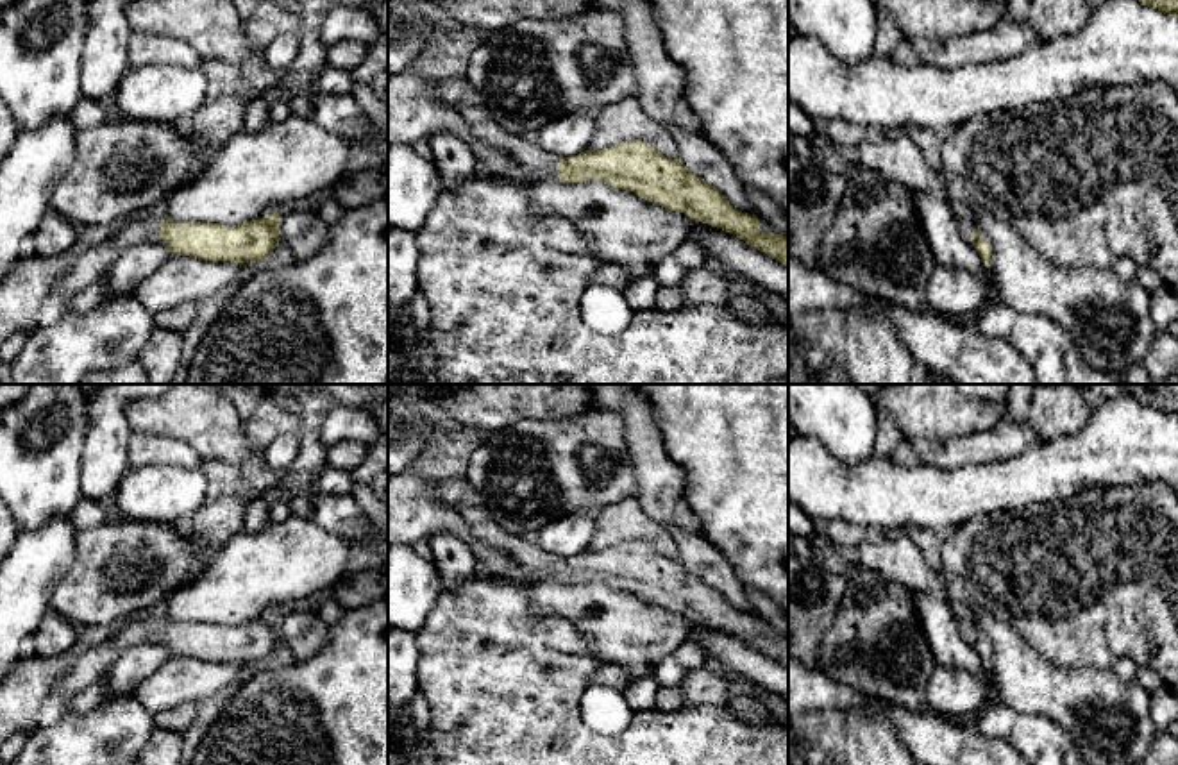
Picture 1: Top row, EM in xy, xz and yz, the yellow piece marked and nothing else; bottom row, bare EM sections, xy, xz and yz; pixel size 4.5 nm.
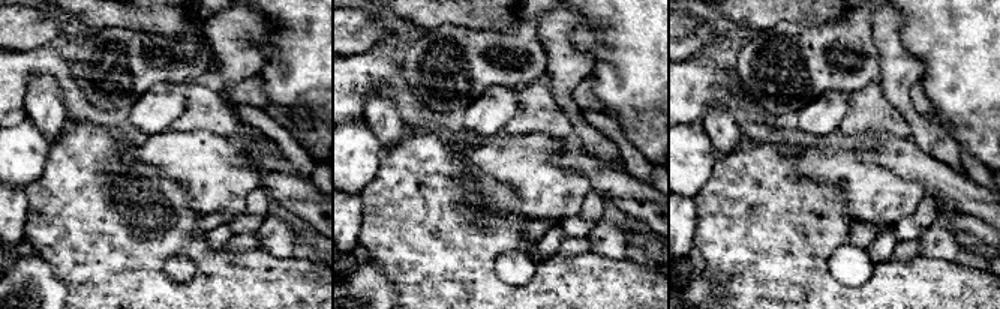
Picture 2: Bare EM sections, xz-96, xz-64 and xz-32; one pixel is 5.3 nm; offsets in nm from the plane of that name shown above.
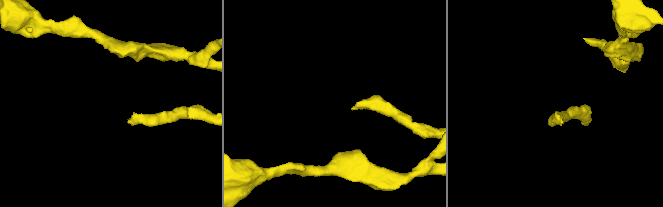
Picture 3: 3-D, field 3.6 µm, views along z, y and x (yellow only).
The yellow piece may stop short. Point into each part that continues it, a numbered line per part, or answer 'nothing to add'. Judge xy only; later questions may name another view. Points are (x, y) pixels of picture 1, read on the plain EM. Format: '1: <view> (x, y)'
1: xy (90, 665)

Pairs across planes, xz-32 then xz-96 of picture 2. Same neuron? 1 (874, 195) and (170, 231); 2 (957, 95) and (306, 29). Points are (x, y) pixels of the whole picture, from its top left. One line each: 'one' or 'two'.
1: two
2: one

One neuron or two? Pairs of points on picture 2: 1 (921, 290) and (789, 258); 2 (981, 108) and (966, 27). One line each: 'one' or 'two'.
1: one
2: one

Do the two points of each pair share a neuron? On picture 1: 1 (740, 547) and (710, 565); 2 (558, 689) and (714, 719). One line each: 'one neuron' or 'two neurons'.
1: two neurons
2: one neuron

